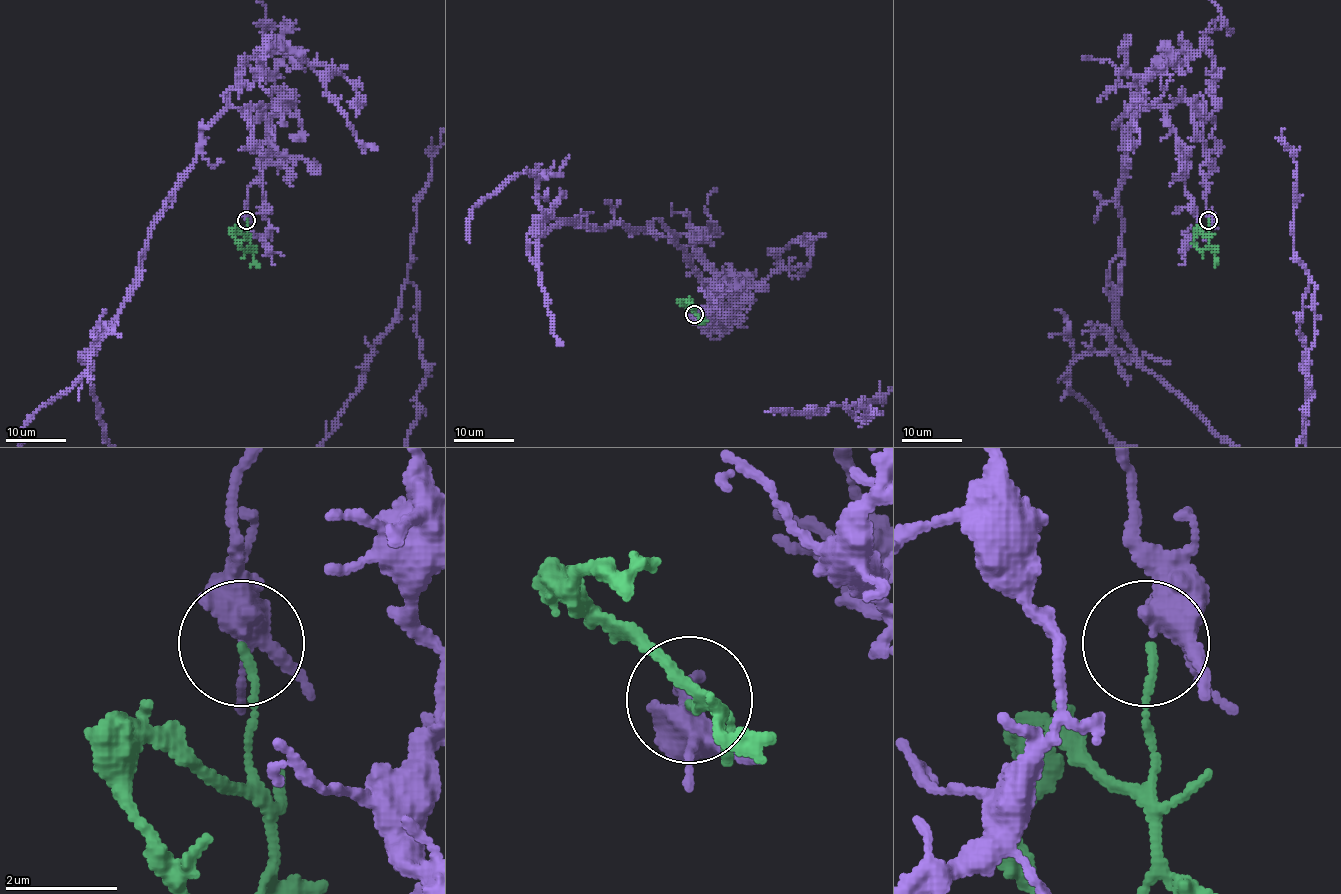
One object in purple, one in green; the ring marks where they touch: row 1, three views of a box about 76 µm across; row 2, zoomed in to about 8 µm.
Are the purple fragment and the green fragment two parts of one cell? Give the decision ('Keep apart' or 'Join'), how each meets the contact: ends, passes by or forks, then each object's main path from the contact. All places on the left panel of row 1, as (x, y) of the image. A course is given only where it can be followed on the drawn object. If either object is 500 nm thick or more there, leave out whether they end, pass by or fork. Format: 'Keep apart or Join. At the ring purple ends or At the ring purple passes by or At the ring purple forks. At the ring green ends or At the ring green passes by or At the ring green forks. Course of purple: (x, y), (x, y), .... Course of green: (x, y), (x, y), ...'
Join. At the ring purple forks. At the ring green ends. Course of purple: (247, 220), (286, 99), (227, 107), (201, 128), (139, 277), (81, 377), (25, 425). Course of green: (247, 220), (247, 233), (236, 232), (234, 238), (244, 251), (242, 257)

